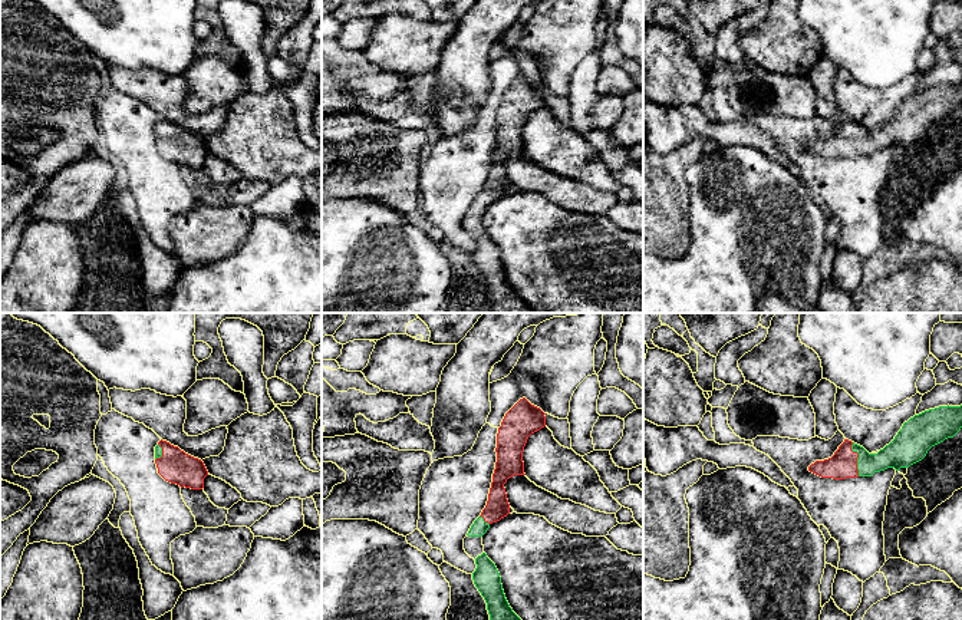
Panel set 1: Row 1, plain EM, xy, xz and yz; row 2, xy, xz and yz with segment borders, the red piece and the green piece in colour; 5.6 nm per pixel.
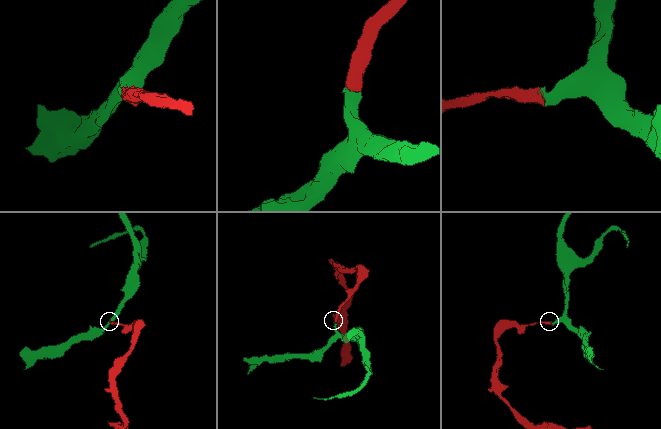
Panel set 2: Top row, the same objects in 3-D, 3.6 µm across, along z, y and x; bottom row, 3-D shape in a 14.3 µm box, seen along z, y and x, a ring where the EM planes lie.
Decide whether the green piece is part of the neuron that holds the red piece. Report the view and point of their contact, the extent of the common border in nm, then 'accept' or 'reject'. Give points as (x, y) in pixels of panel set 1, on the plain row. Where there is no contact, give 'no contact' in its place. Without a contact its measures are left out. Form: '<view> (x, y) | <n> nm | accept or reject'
yz (857, 135) | 200 nm | accept

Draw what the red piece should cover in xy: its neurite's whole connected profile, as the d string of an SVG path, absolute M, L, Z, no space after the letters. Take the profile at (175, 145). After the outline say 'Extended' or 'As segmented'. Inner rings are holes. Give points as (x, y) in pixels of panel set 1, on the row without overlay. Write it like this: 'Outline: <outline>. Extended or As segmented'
Outline: M167 119L155 125L155 142L158 152L168 161L181 166L202 168L208 149L204 141L194 136Z. Extended

